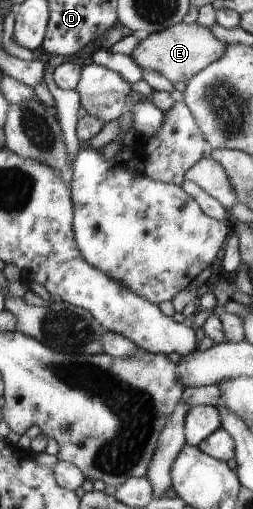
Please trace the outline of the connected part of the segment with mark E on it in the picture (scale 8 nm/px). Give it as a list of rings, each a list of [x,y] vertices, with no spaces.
[[[176,23],[159,33],[142,35],[139,45],[130,55],[143,69],[160,72],[170,82],[188,82],[198,71],[224,56],[227,44],[216,39],[207,26]]]

